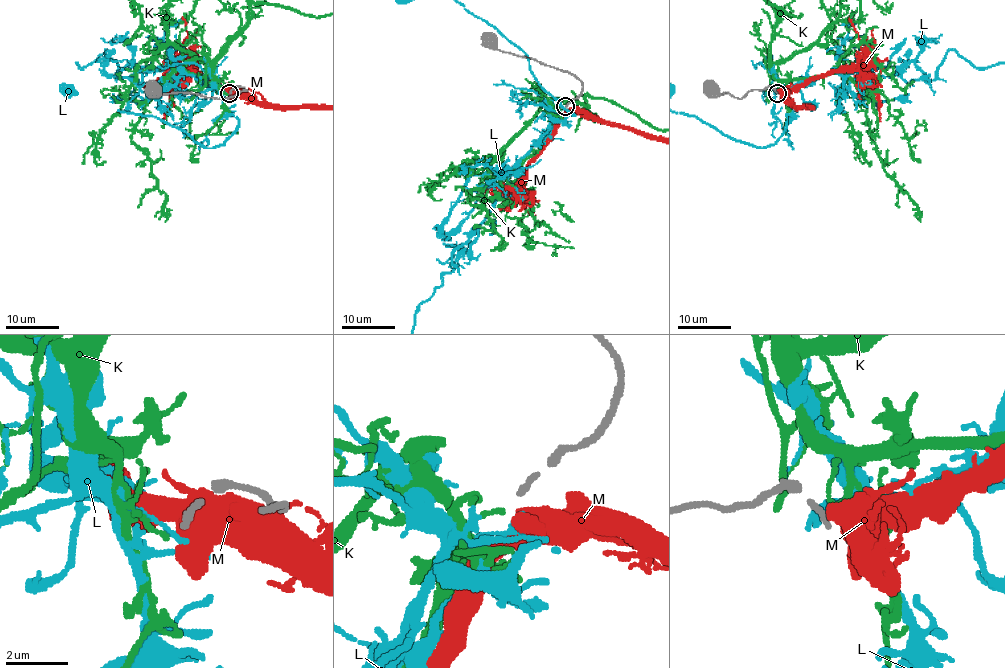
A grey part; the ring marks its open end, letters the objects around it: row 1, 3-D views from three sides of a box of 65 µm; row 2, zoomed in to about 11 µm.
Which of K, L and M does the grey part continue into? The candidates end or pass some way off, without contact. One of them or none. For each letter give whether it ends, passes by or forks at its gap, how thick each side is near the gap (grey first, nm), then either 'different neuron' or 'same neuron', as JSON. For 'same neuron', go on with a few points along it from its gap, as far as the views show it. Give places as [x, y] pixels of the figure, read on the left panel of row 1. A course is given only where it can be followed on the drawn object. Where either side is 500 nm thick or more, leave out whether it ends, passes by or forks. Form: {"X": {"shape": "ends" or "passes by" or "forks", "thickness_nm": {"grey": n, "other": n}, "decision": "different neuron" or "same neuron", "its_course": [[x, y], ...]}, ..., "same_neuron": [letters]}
{"K": {"shape": "ends", "thickness_nm": {"grey": 200, "other": 140}, "decision": "different neuron"}, "L": {"shape": "ends", "thickness_nm": {"grey": 200, "other": 160}, "decision": "different neuron"}, "M": {"thickness_nm": {"grey": 200, "other": 650}, "decision": "different neuron"}, "same_neuron": []}

